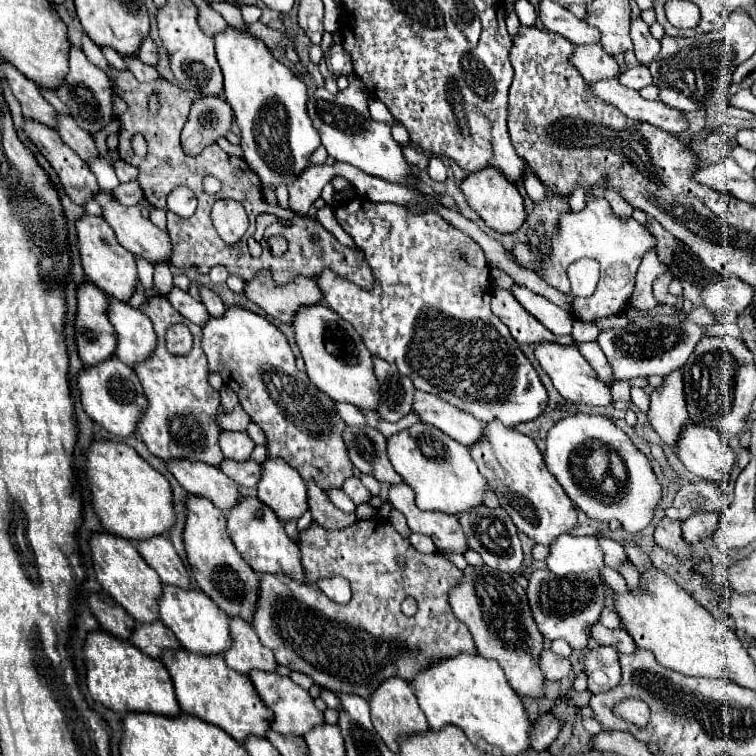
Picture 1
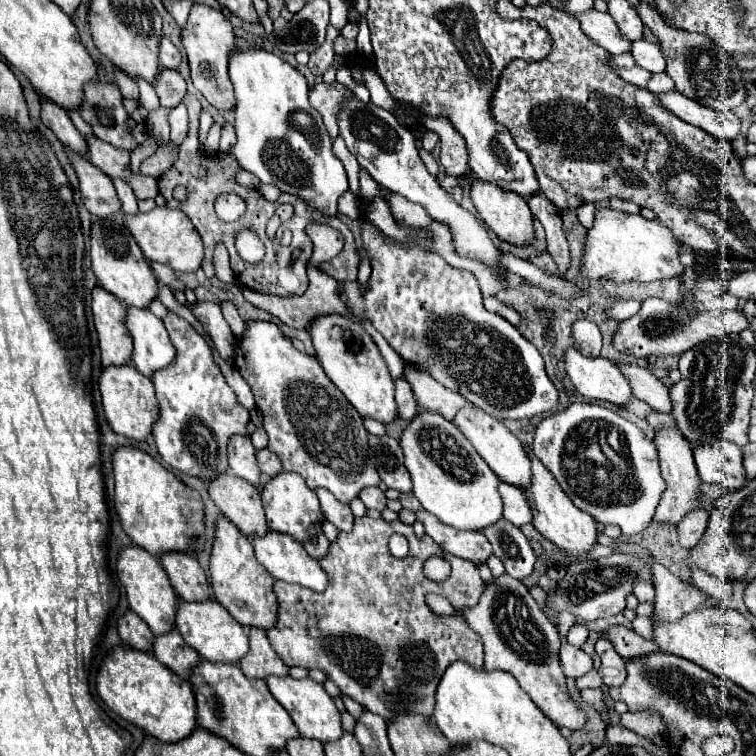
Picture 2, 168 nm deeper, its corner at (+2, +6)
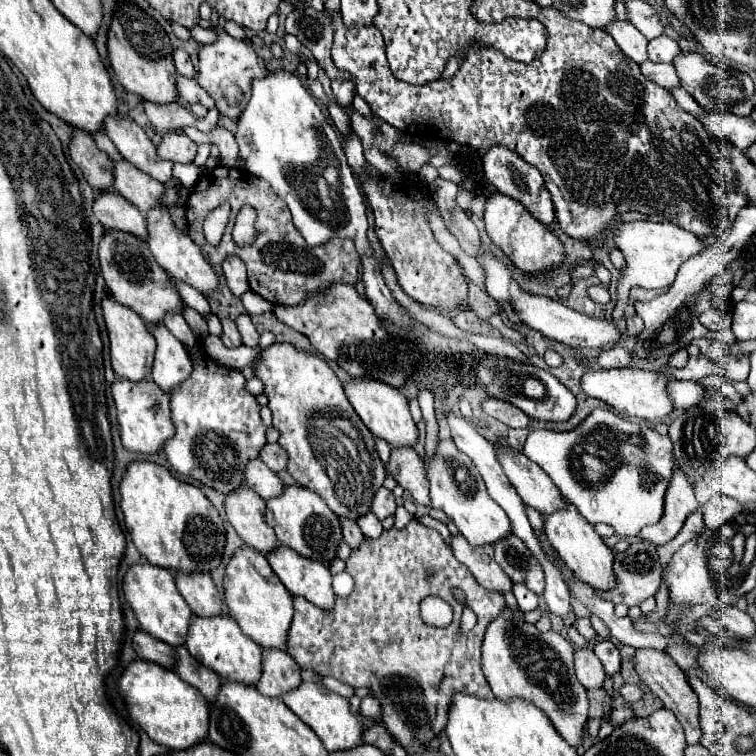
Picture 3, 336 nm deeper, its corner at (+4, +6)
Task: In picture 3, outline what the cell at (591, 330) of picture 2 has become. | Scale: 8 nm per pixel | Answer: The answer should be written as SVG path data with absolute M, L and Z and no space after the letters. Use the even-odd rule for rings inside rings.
M615 346L613 350L601 352L601 356L599 356L599 364L601 364L603 368L623 368L623 366L635 366L633 362L635 362L635 360L633 360L631 352L629 352L629 350L625 350L625 348L619 348L619 346Z

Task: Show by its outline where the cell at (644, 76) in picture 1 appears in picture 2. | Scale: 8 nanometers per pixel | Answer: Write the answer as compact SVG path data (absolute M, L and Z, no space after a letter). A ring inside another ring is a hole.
M637 40L637 42L633 42L631 54L633 54L637 66L641 66L643 70L649 70L651 74L657 74L657 72L665 70L665 60L663 60L661 50L659 50L657 44Z

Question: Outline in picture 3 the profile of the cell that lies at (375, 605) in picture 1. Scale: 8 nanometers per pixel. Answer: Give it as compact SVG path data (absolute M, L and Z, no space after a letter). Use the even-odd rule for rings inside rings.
M417 520L409 522L407 528L385 530L379 540L367 538L361 548L351 552L347 560L347 572L355 580L355 588L349 596L337 598L335 608L331 612L323 612L305 598L295 598L295 616L289 630L289 654L301 668L315 670L323 676L333 676L351 684L353 688L367 686L373 696L381 702L383 708L383 724L391 732L391 736L409 752L421 754L425 752L425 744L437 738L437 734L445 728L451 698L457 692L471 694L477 698L493 700L493 692L489 690L489 682L481 670L481 642L485 630L497 614L505 608L505 600L497 592L489 592L483 586L477 586L477 580L469 574L461 562L453 556L453 552L445 546L441 534L433 528L419 524ZM459 588L465 594L465 604L477 614L477 624L469 634L459 636L459 618L463 612L463 602L459 602L453 590ZM425 596L439 596L453 608L453 620L445 628L427 626L419 616L419 602Z

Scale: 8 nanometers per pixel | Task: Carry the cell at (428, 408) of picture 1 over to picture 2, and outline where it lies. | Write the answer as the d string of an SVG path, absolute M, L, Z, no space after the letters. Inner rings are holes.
M463 406L455 418L453 418L453 424L463 432L463 436L471 442L471 446L479 452L479 456L487 462L487 466L505 482L513 484L513 486L519 486L519 488L525 488L531 484L531 462L525 454L525 448L523 444L505 428L503 422L499 422L497 418L485 414L483 410L475 408L475 406Z

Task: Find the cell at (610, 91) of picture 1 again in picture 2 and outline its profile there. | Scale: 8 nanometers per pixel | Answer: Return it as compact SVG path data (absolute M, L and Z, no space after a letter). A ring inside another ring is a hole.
M671 90L655 94L659 106L663 110L671 110L677 118L683 118L683 122L689 122L691 126L699 126L701 130L707 130L717 140L731 142L739 134L739 118L733 112L717 112L707 106L701 106L699 102Z

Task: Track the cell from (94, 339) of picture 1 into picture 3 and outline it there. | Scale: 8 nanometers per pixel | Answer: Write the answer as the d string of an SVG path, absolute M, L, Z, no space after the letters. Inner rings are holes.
M103 298L103 316L105 316L105 324L109 330L109 342L111 342L111 366L115 370L115 374L119 374L119 378L131 380L131 382L139 382L139 380L147 380L151 376L151 366L153 366L153 354L155 354L155 338L149 332L149 328L145 326L143 318L125 308L123 304L119 304L113 298Z

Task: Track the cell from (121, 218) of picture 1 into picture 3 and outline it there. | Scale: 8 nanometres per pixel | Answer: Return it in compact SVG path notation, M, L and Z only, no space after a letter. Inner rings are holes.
M149 210L147 222L149 222L149 242L147 244L149 244L155 260L159 262L159 266L163 266L169 276L193 286L199 292L215 292L219 288L219 276L217 276L215 268L209 266L209 262L201 254L201 248L197 244L193 244L189 234L181 232L173 226L173 222L169 218L169 210Z

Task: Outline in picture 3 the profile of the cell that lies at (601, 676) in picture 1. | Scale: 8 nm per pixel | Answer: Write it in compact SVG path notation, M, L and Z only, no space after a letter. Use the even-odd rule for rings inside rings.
M599 640L595 646L593 646L593 652L597 654L597 658L601 660L605 672L609 676L617 674L621 670L621 658L619 658L619 650L617 646L611 642L611 640Z

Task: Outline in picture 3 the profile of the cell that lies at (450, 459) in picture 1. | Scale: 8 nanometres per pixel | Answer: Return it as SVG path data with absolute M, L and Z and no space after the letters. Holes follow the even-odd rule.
M441 440L437 448L437 456L433 460L423 458L425 472L429 476L431 484L431 502L433 508L443 510L447 516L451 516L453 524L459 528L461 536L469 540L473 546L485 546L485 544L495 544L507 536L513 534L509 516L505 510L487 494L485 482L477 468L473 466L471 458L465 456L453 440Z

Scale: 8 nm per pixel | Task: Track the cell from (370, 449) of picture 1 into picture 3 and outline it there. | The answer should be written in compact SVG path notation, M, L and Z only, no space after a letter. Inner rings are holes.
M413 448L391 450L387 474L393 476L399 486L409 490L419 504L431 508L429 506L429 480L423 468L423 460L417 456Z

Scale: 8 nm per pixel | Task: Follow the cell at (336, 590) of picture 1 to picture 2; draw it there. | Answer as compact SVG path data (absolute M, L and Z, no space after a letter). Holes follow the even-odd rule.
M267 530L265 536L251 536L251 544L257 556L257 562L267 568L267 572L275 578L275 580L283 580L283 582L293 582L293 584L301 584L307 586L315 592L323 592L327 588L327 572L321 570L321 566L315 562L315 558L311 558L303 546L299 542L295 542L295 538L287 538L287 534L275 534L275 530Z

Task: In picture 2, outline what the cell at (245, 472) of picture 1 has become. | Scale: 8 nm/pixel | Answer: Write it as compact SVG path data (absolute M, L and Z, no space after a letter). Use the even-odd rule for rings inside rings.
M267 448L257 450L255 458L257 458L259 472L261 472L261 474L265 474L265 476L275 476L275 474L279 474L279 472L283 470L283 468L281 468L279 458L275 458L275 454L273 454L271 450L267 450Z

